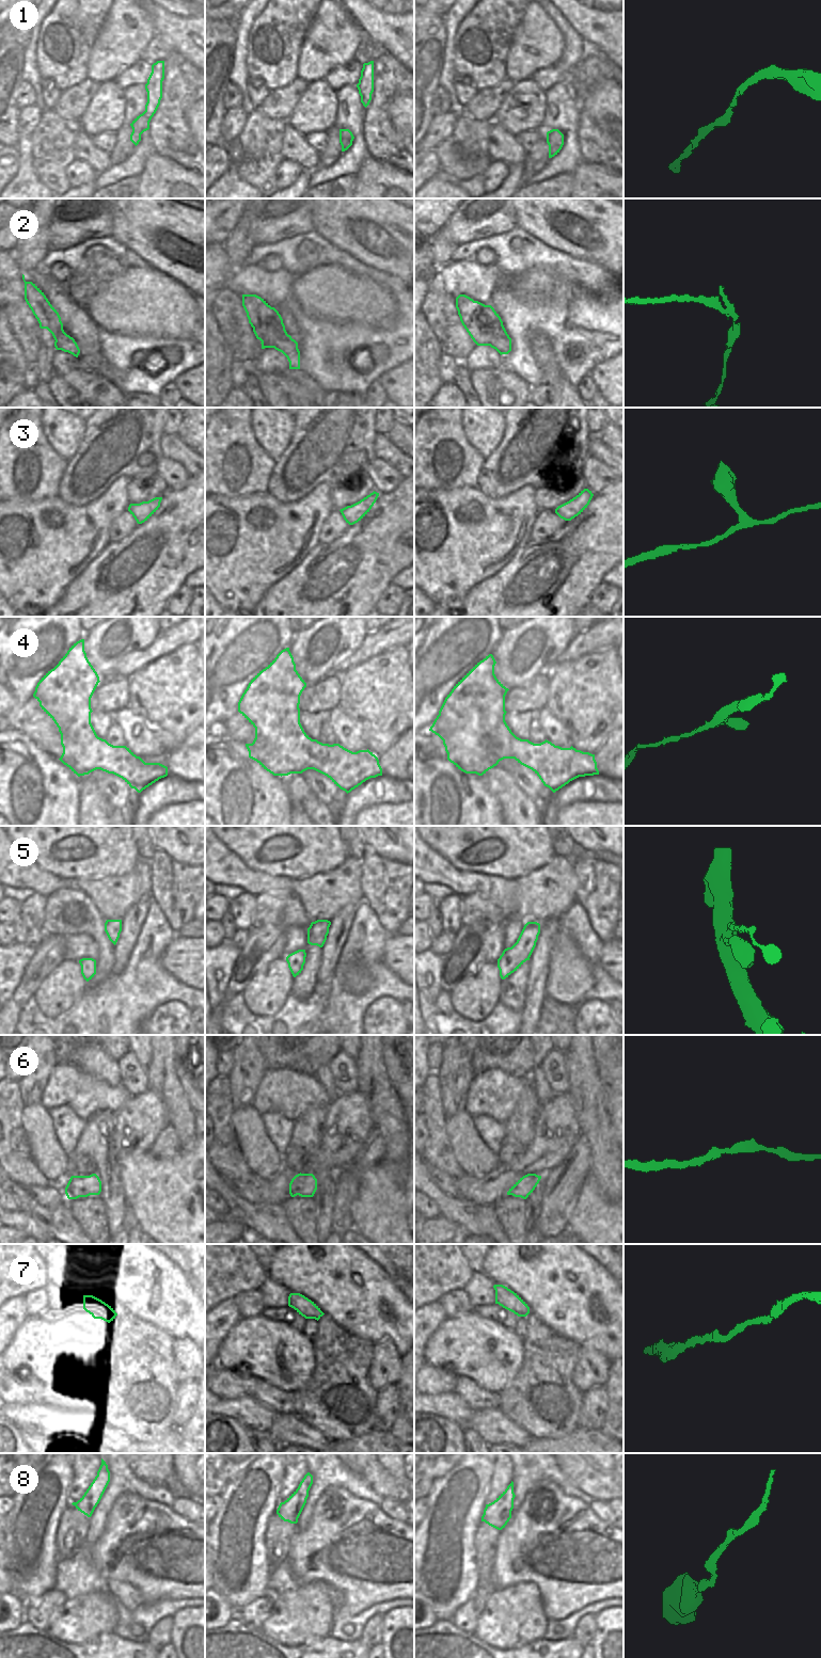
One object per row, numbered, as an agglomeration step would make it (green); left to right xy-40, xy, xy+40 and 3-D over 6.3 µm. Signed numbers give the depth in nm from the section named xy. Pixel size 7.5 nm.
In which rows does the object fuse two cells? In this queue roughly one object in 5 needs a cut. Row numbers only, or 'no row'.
2

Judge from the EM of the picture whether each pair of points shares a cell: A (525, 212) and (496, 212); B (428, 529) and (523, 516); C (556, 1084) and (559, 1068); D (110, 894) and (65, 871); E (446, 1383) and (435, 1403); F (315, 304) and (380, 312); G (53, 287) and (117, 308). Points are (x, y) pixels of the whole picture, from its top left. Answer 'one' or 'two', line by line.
A: two
B: one
C: one
D: two
E: two
F: one
G: two

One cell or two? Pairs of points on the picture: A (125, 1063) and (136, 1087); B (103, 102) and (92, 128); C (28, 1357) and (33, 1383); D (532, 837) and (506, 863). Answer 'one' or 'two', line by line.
A: one
B: one
C: two
D: one

